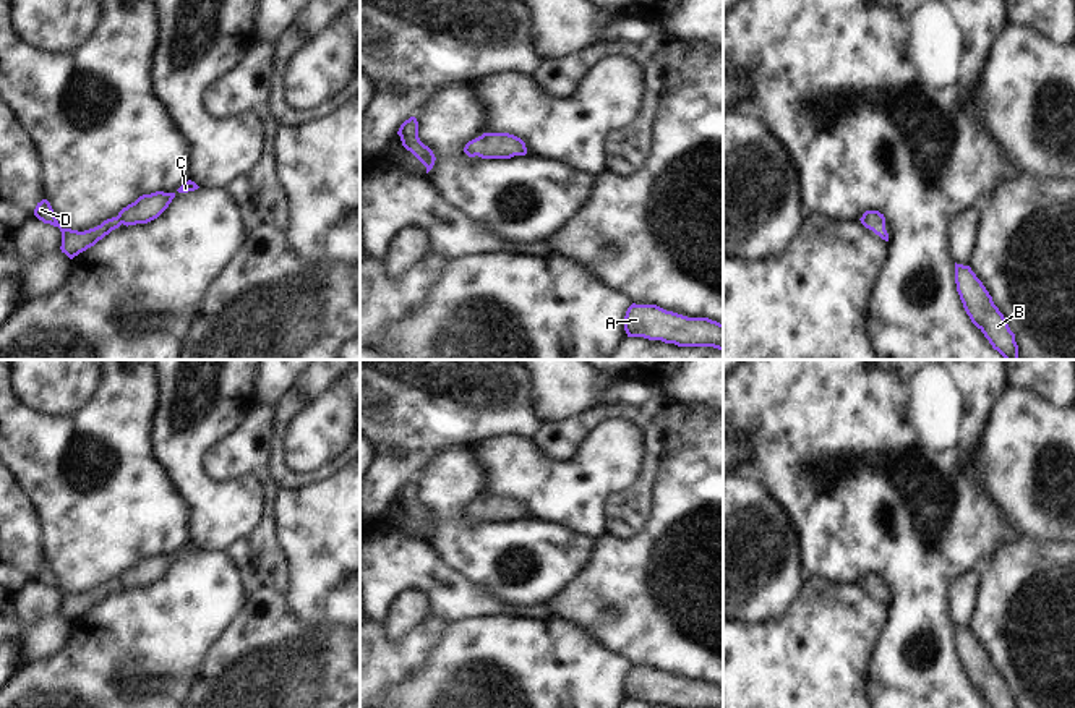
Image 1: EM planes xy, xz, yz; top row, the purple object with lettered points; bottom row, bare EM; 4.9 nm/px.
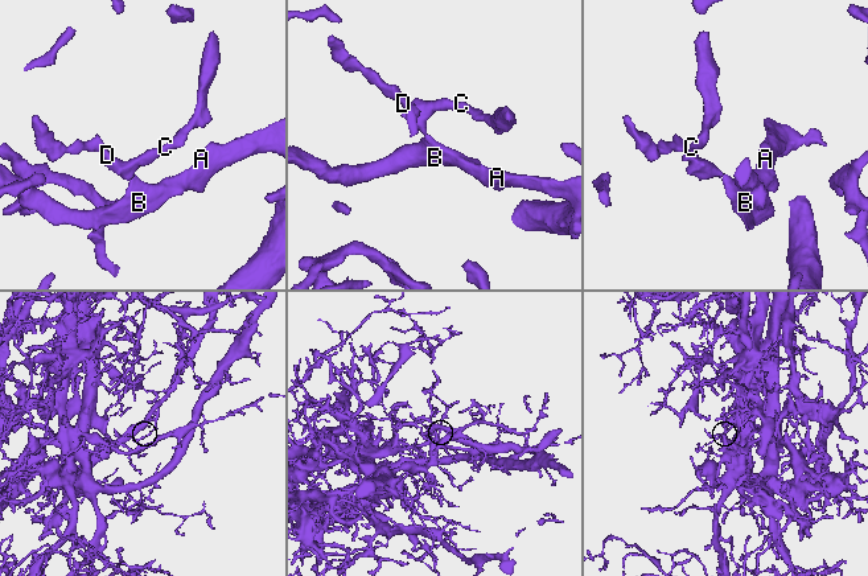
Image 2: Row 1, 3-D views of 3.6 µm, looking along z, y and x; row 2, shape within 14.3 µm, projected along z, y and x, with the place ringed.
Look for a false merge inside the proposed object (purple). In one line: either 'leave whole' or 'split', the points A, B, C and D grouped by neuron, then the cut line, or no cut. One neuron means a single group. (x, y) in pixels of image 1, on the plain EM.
leave whole; A B C D; no cut

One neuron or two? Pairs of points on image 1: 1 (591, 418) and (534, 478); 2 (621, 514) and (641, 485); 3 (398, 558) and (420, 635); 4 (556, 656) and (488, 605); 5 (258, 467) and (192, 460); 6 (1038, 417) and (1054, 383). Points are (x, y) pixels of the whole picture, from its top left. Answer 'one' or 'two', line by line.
1: two
2: one
3: two
4: two
5: two
6: two

